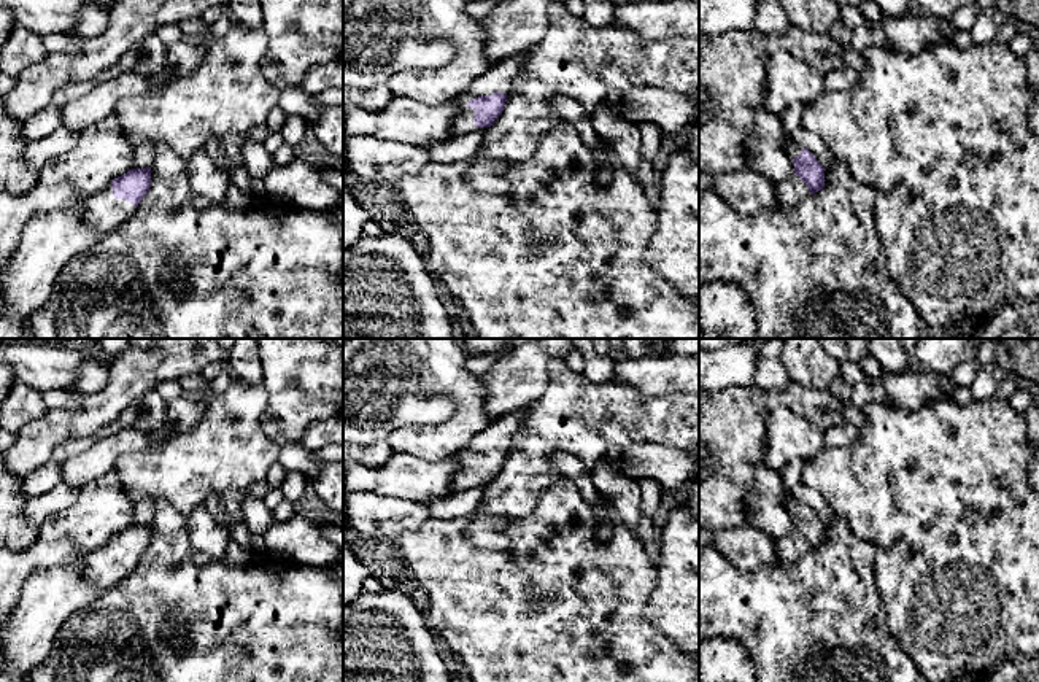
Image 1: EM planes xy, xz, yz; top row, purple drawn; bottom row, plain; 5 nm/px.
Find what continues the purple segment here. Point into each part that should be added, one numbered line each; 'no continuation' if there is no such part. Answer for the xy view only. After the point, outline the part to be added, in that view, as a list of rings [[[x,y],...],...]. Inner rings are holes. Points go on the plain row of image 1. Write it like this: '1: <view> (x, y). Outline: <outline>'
1: xy (104, 568). Outline: [[[108,542],[84,558],[83,574],[94,585],[106,590],[118,585],[133,568],[135,561],[124,555],[116,555],[113,544]]]

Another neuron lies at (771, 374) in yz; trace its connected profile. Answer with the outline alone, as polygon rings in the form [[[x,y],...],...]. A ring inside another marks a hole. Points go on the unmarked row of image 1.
[[[759,356],[756,372],[755,372],[755,385],[761,389],[782,391],[791,383],[791,378],[786,372],[783,362],[777,358],[764,358]]]

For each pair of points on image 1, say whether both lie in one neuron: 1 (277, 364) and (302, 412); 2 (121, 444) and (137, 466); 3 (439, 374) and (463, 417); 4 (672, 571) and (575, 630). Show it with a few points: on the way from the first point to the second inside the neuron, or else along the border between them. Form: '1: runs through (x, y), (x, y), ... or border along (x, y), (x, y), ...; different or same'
1: runs through (285, 375), (285, 387), (296, 401); same
2: border along (164, 444), (154, 449), (126, 452), (113, 468); different
3: runs through (450, 385), (463, 398), (463, 406); same
4: border along (656, 566), (656, 587), (645, 614); different

